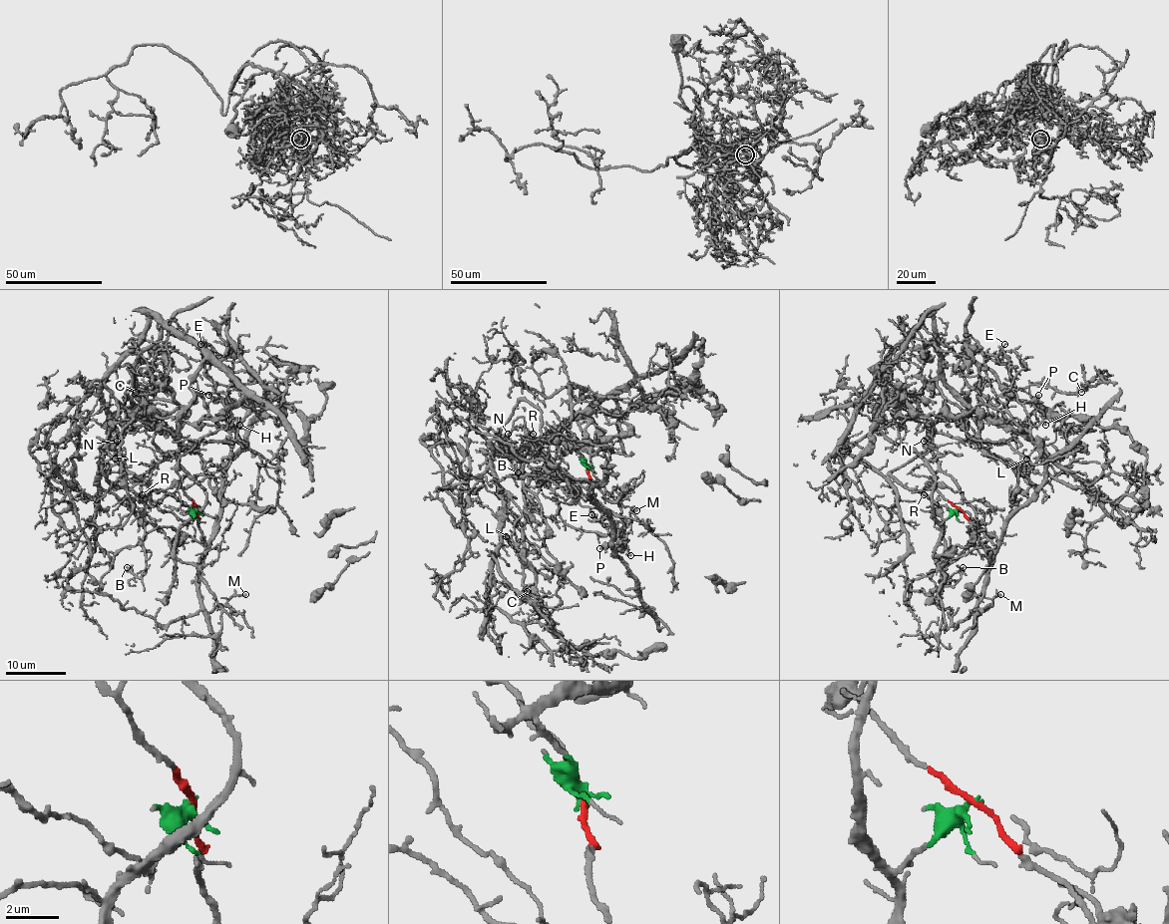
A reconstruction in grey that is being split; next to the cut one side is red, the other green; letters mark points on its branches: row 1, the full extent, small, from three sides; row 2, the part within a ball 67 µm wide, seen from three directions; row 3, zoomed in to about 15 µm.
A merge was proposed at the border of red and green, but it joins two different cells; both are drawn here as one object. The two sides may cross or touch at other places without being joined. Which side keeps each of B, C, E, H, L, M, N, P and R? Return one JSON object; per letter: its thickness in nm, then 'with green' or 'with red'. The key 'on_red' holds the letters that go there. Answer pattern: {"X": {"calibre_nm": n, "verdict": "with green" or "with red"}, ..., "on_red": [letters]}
{"B": {"calibre_nm": 170, "verdict": "with green"}, "C": {"calibre_nm": 110, "verdict": "with green"}, "E": {"calibre_nm": 120, "verdict": "with red"}, "H": {"calibre_nm": 110, "verdict": "with red"}, "L": {"calibre_nm": 140, "verdict": "with green"}, "M": {"calibre_nm": 140, "verdict": "with red"}, "N": {"calibre_nm": 120, "verdict": "with green"}, "P": {"calibre_nm": 360, "verdict": "with red"}, "R": {"calibre_nm": 120, "verdict": "with green"}, "on_red": ["E", "H", "M", "P"]}

